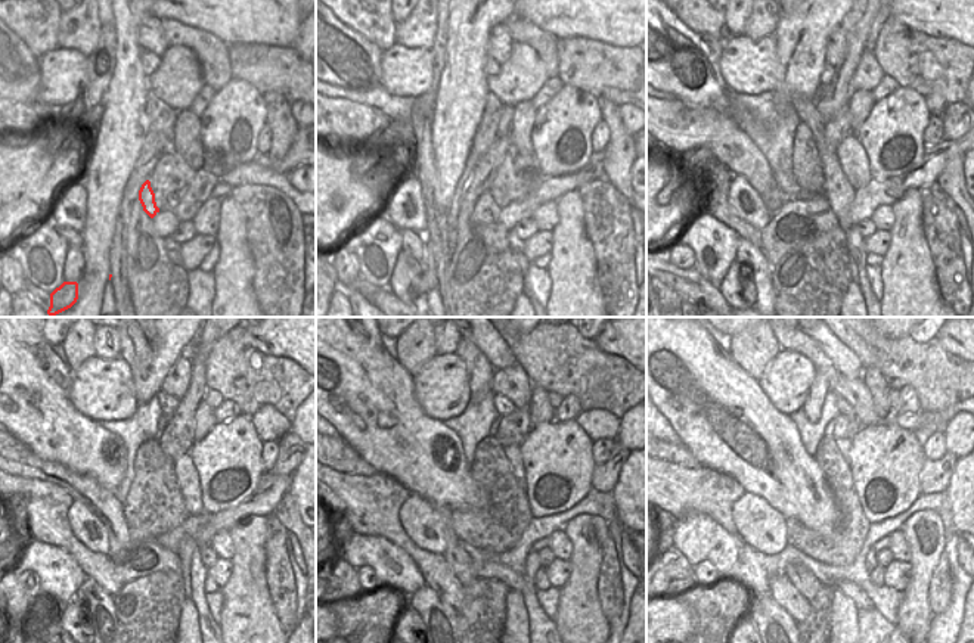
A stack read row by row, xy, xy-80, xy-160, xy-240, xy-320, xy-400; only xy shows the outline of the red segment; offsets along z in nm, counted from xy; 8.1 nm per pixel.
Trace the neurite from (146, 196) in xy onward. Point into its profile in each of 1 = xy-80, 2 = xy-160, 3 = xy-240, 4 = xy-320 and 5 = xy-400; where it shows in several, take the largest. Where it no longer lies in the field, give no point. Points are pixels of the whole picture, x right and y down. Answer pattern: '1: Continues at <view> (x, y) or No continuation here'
1: Continues at xy-80 (486, 211)
2: Continues at xy-160 (799, 220)
3: Continues at xy-240 (139, 559)
4: Continues at xy-320 (484, 568)
5: Continues at xy-400 (858, 595)

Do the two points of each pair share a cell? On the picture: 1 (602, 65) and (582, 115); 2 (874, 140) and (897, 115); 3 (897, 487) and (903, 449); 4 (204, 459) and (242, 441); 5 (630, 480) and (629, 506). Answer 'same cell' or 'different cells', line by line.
1: different cells
2: same cell
3: same cell
4: same cell
5: same cell

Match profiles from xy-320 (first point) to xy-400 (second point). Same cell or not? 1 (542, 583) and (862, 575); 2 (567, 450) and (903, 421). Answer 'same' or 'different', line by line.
1: different
2: different

